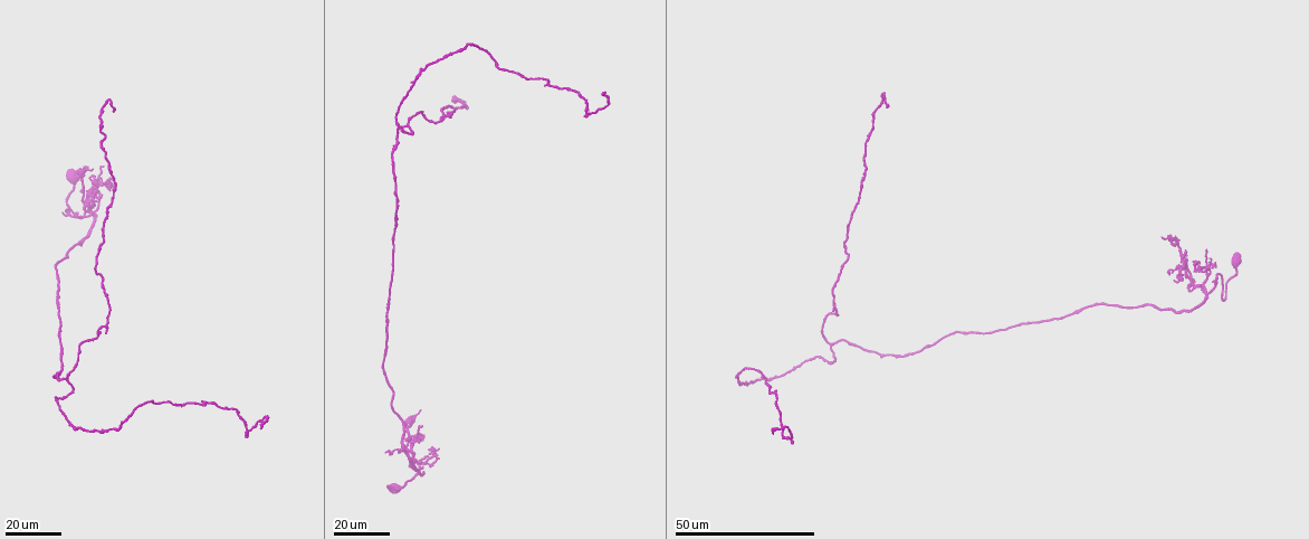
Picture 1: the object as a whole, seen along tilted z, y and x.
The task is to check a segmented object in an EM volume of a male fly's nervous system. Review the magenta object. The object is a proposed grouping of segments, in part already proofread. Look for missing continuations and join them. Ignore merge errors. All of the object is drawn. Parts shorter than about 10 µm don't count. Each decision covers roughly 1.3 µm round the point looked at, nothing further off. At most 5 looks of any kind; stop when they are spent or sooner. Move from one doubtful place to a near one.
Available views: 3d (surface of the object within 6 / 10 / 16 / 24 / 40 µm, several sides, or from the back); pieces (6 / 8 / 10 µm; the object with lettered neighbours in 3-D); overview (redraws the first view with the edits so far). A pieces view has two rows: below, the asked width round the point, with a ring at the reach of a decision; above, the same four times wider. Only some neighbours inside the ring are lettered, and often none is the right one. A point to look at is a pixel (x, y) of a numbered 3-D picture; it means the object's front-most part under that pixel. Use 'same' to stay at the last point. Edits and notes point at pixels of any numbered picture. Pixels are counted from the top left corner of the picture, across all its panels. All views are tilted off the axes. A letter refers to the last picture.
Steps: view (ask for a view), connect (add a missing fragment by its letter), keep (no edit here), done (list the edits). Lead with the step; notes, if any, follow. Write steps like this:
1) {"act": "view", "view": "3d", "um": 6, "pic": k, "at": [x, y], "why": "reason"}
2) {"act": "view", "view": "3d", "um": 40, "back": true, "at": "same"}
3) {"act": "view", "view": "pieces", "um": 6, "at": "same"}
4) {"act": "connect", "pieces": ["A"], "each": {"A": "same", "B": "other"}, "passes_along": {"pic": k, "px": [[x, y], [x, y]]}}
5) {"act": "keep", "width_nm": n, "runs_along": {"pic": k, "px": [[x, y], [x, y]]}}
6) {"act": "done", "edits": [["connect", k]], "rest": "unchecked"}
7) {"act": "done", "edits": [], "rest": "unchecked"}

{"act": "view", "view": "3d", "um": 24, "pic": 1, "at": [82, 169], "why": "free end"}

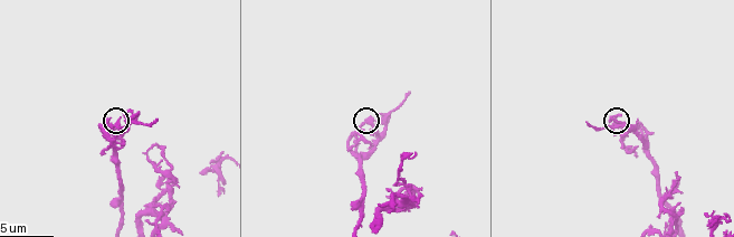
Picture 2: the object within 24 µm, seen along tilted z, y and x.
{"act": "view", "view": "pieces", "um": 6, "pic": 2, "at": [120, 117]}

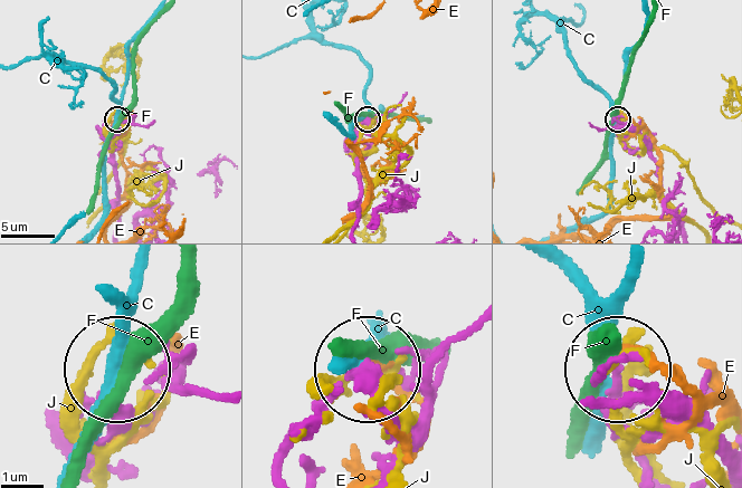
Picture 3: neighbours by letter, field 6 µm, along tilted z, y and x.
{"act": "keep", "each": {"C": "other", "E": "other", "F": "other", "J": "other"}, "found": "none of them fits"}

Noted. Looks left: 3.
{"act": "view", "view": "3d", "um": 16, "pic": 1, "at": [793, 442], "why": "an open end"}

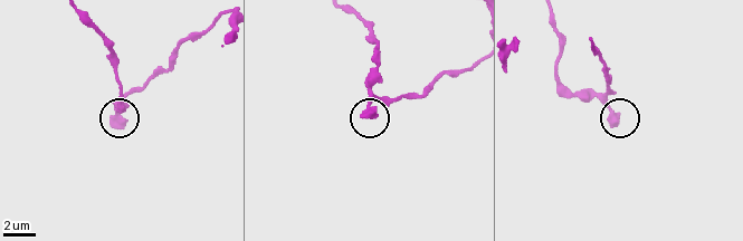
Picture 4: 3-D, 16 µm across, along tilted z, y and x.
{"act": "view", "view": "pieces", "um": 6, "pic": 4, "at": [364, 114]}

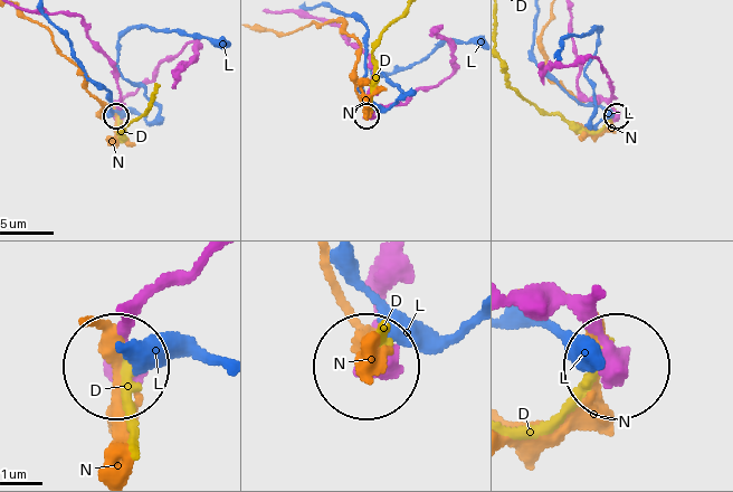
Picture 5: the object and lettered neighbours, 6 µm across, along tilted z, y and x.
{"act": "keep", "each": {"D": "other", "L": "other", "N": "other"}, "runs_along": {"pic": 5, "px": [[517, 296], [560, 305], [610, 361]]}, "found": "none of them fits"}

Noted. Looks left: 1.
{"act": "done", "edits": [], "rest": "unchecked"}

